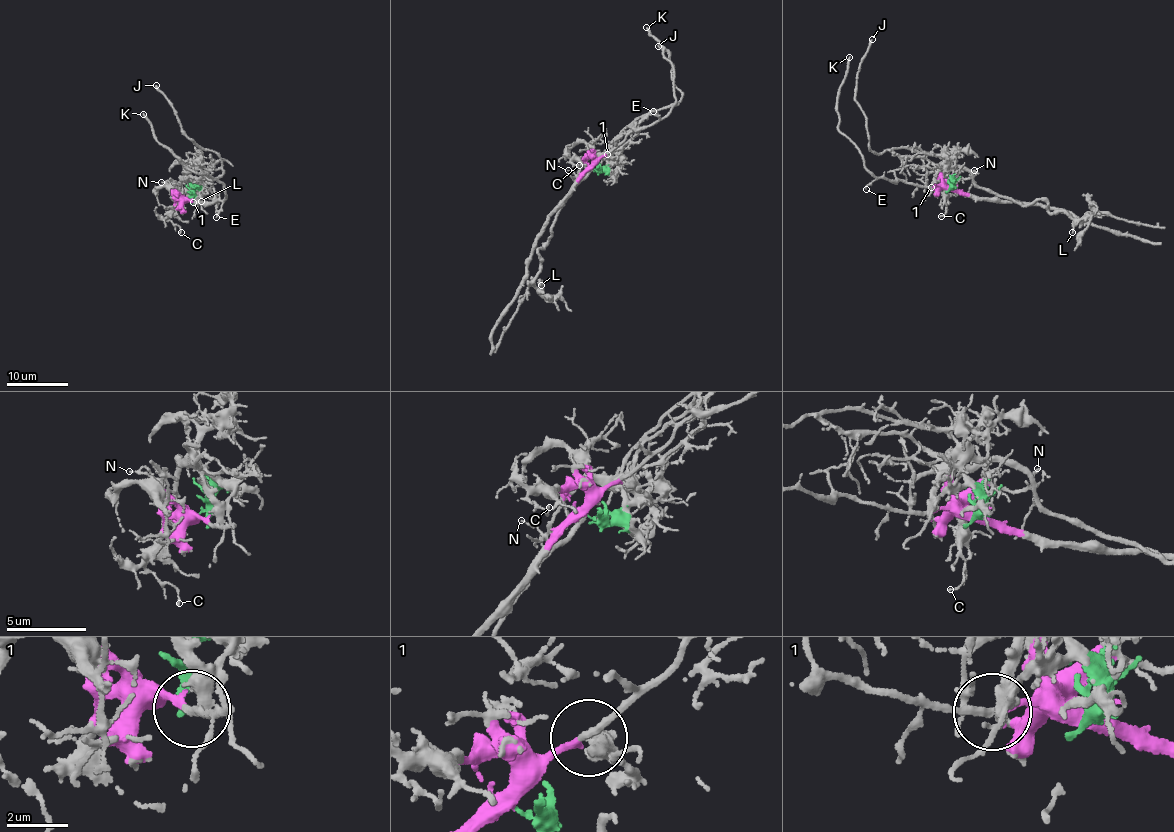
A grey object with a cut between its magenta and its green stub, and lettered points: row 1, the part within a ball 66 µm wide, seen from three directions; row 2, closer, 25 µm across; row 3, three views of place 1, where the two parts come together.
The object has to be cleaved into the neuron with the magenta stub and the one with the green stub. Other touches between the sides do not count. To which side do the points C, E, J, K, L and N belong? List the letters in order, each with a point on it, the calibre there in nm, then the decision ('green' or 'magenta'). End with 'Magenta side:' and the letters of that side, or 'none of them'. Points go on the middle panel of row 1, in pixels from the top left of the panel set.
C: (579, 165) | 110 nm | magenta
E: (653, 111) | 110 nm | magenta
J: (658, 46) | 260 nm | green
K: (646, 27) | 200 nm | magenta
L: (541, 285) | 150 nm | green
N: (568, 170) | 130 nm | magenta
Magenta side: C, E, K, N

